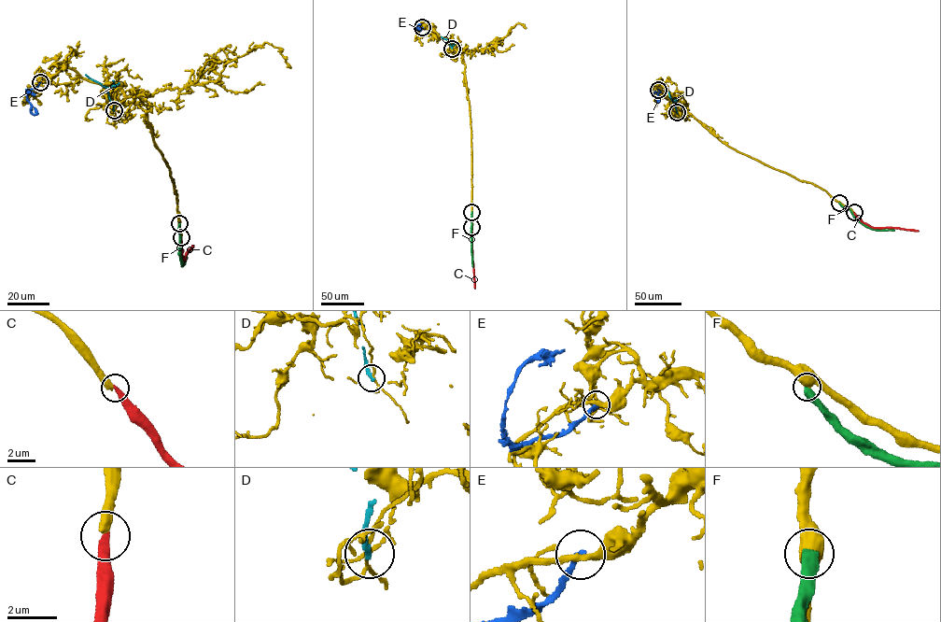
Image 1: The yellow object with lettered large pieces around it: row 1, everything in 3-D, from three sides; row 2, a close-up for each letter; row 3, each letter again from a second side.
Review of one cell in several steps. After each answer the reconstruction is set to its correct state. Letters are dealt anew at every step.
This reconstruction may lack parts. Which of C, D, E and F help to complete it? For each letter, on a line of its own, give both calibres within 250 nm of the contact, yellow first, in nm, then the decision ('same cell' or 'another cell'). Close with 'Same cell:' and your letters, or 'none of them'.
C: calibres 400 and 360 nm; same cell
D: calibres 100 and 160 nm; another cell
E: calibres 280 and 260 nm; another cell
F: calibres 600 and 500 nm; another cell
Same cell: C

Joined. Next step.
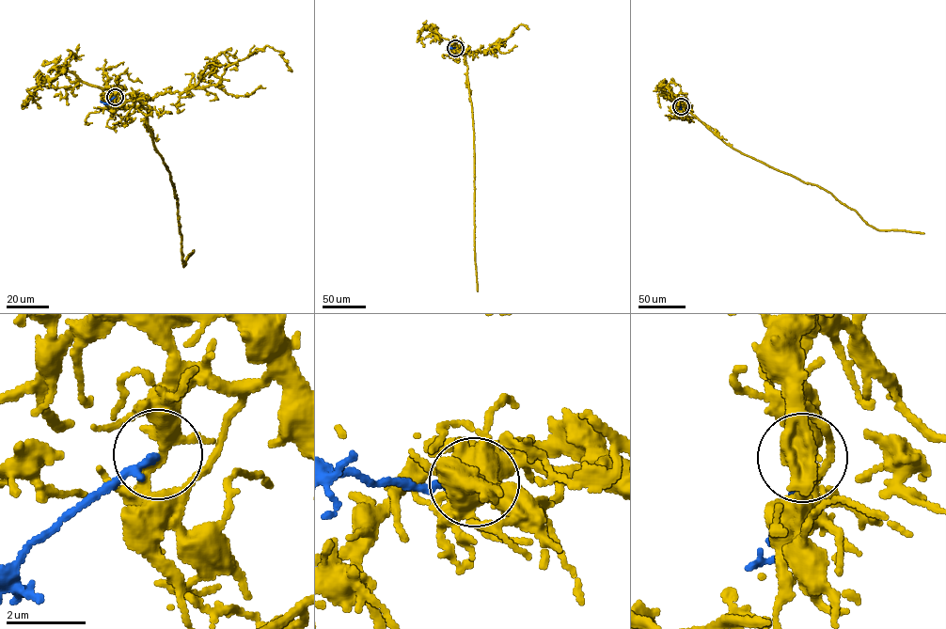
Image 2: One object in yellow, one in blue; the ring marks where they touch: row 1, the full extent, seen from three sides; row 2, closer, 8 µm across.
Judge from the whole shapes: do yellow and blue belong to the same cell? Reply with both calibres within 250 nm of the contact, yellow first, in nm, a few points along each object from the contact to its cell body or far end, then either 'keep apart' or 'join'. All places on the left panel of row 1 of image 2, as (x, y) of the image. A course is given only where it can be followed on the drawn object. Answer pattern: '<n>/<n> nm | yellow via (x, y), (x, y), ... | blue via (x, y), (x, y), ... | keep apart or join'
320/220 nm | yellow via (115, 97), (135, 98), (147, 109), (153, 145), (177, 197), (183, 265), (194, 251) | blue via (115, 97), (106, 102), (101, 102) | join

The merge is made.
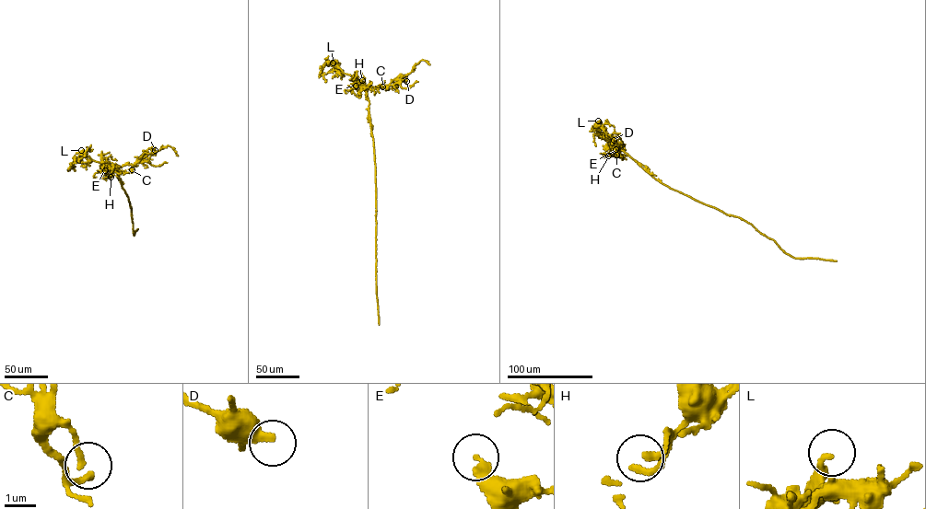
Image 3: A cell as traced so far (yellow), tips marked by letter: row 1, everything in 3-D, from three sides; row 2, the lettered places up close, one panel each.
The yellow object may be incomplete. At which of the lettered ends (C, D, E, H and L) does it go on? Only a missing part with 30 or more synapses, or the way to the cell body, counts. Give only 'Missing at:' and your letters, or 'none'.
Missing at: D

